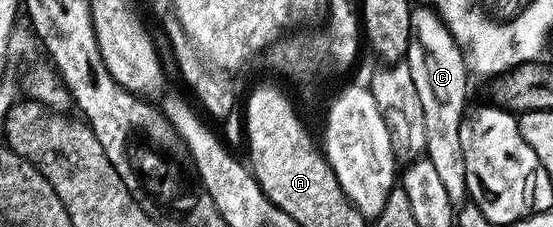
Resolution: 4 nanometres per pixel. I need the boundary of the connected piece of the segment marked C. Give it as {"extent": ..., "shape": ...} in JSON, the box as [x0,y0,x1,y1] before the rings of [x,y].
{"extent":[405,20,469,208],"shape":[[[441,20],[435,27],[418,27],[412,32],[405,64],[411,71],[427,128],[426,156],[435,166],[454,208],[462,208],[468,200],[466,164],[459,133],[469,103],[469,72],[464,53]]]}

